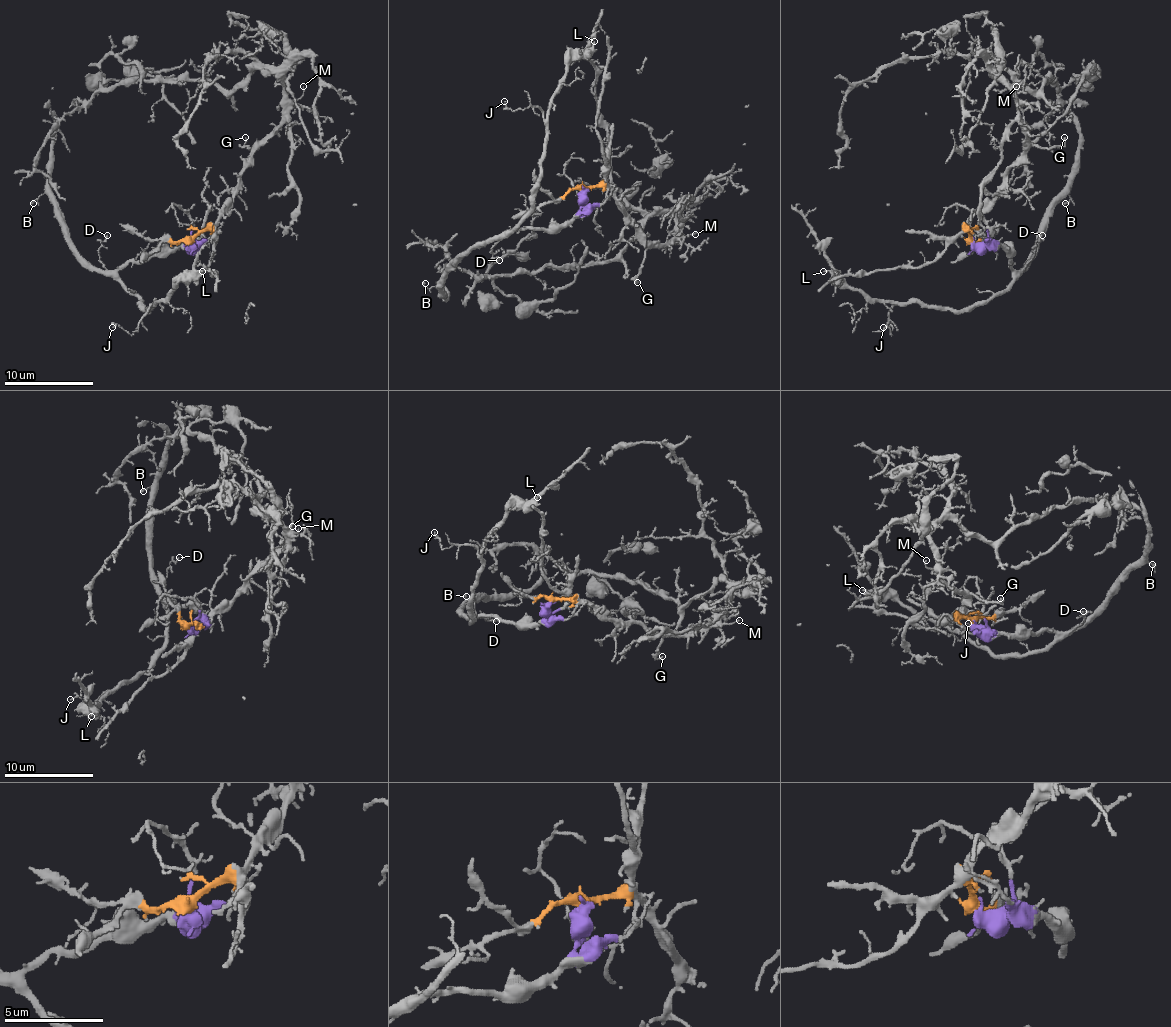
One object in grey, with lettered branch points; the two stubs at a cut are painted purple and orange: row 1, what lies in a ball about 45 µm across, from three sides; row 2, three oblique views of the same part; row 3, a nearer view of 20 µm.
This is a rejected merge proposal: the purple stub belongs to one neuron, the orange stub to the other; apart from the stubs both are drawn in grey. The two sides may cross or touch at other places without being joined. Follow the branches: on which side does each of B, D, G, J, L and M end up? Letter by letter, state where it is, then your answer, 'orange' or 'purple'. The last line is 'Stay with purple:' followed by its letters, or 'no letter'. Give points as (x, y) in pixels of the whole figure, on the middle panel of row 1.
B: place (425, 283); purple
D: place (499, 260); purple
G: place (637, 282); orange
J: place (504, 101); purple
L: place (594, 41); purple
M: place (695, 234); orange
Stay with purple: B, D, J, L

